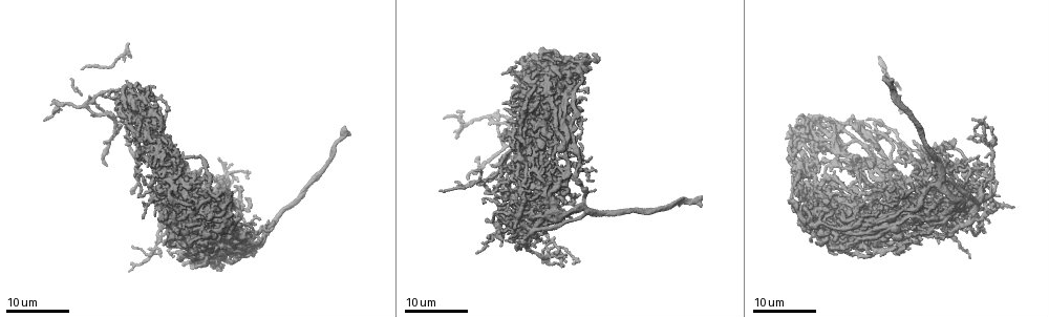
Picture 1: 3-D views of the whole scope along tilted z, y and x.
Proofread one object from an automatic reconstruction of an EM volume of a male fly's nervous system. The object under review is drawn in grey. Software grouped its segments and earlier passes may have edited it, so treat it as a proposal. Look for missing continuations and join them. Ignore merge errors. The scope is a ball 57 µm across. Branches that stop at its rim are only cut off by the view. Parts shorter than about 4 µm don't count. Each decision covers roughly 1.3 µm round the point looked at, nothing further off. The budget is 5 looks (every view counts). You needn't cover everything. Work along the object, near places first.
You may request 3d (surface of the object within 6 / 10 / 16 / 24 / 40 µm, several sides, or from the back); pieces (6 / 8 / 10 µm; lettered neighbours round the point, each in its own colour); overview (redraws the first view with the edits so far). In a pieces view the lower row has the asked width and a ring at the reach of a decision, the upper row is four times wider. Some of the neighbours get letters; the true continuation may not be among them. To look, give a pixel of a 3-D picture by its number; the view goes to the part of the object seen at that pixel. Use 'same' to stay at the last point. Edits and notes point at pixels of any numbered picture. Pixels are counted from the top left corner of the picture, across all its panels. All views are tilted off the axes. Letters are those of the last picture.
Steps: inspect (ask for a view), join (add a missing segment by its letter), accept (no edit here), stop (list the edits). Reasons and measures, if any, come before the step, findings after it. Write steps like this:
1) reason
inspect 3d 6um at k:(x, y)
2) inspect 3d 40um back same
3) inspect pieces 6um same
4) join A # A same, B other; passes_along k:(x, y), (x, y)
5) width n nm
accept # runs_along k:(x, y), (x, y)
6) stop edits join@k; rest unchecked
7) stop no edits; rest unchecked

branch stops here
inspect 3d 24um at 1:(483, 203)

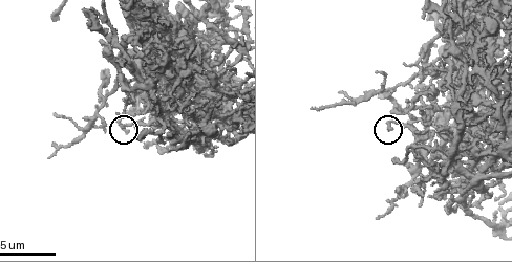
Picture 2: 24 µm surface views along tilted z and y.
inspect pieces 6um at 2:(128, 131)

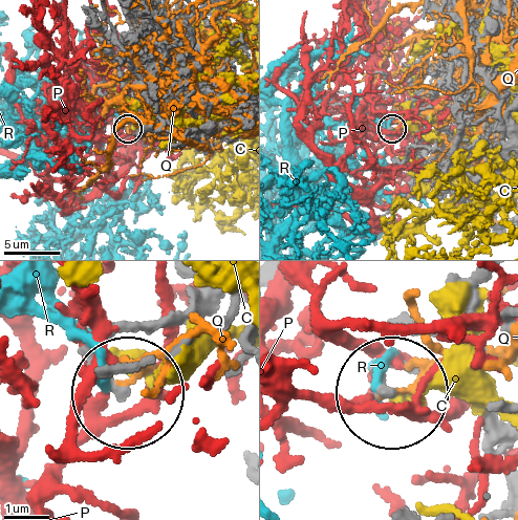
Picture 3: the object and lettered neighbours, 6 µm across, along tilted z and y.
width 240 nm
accept # C other, P other, Q other, R other; none of them fits

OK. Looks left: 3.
an open end
inspect 3d 16um at 1:(900, 145)

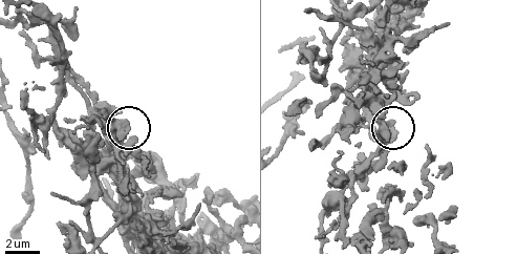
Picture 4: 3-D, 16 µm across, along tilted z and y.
inspect pieces 10um at 4:(391, 124)

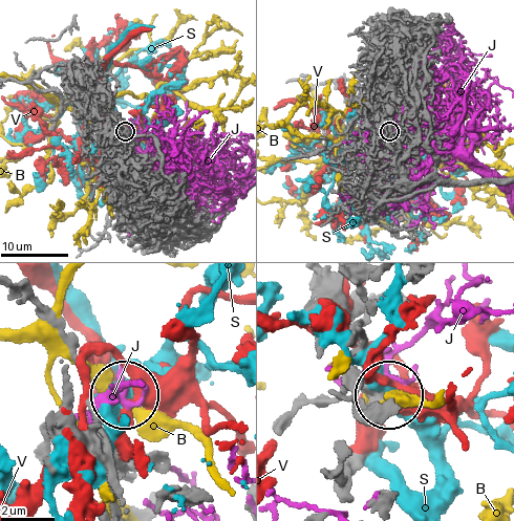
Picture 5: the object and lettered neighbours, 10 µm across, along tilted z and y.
width 310 nm
accept # B other, J other, S other, V other; no lettered segment goes on from it

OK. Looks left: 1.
branch stops here
inspect pieces 6um at 2:(52, 18)

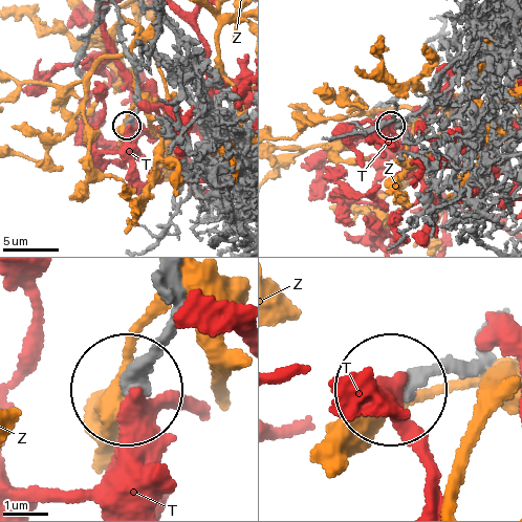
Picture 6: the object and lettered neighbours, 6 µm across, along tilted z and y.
accept # T other, Z other; no lettered segment goes on from it

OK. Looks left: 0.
stop no edits; rest unchecked

